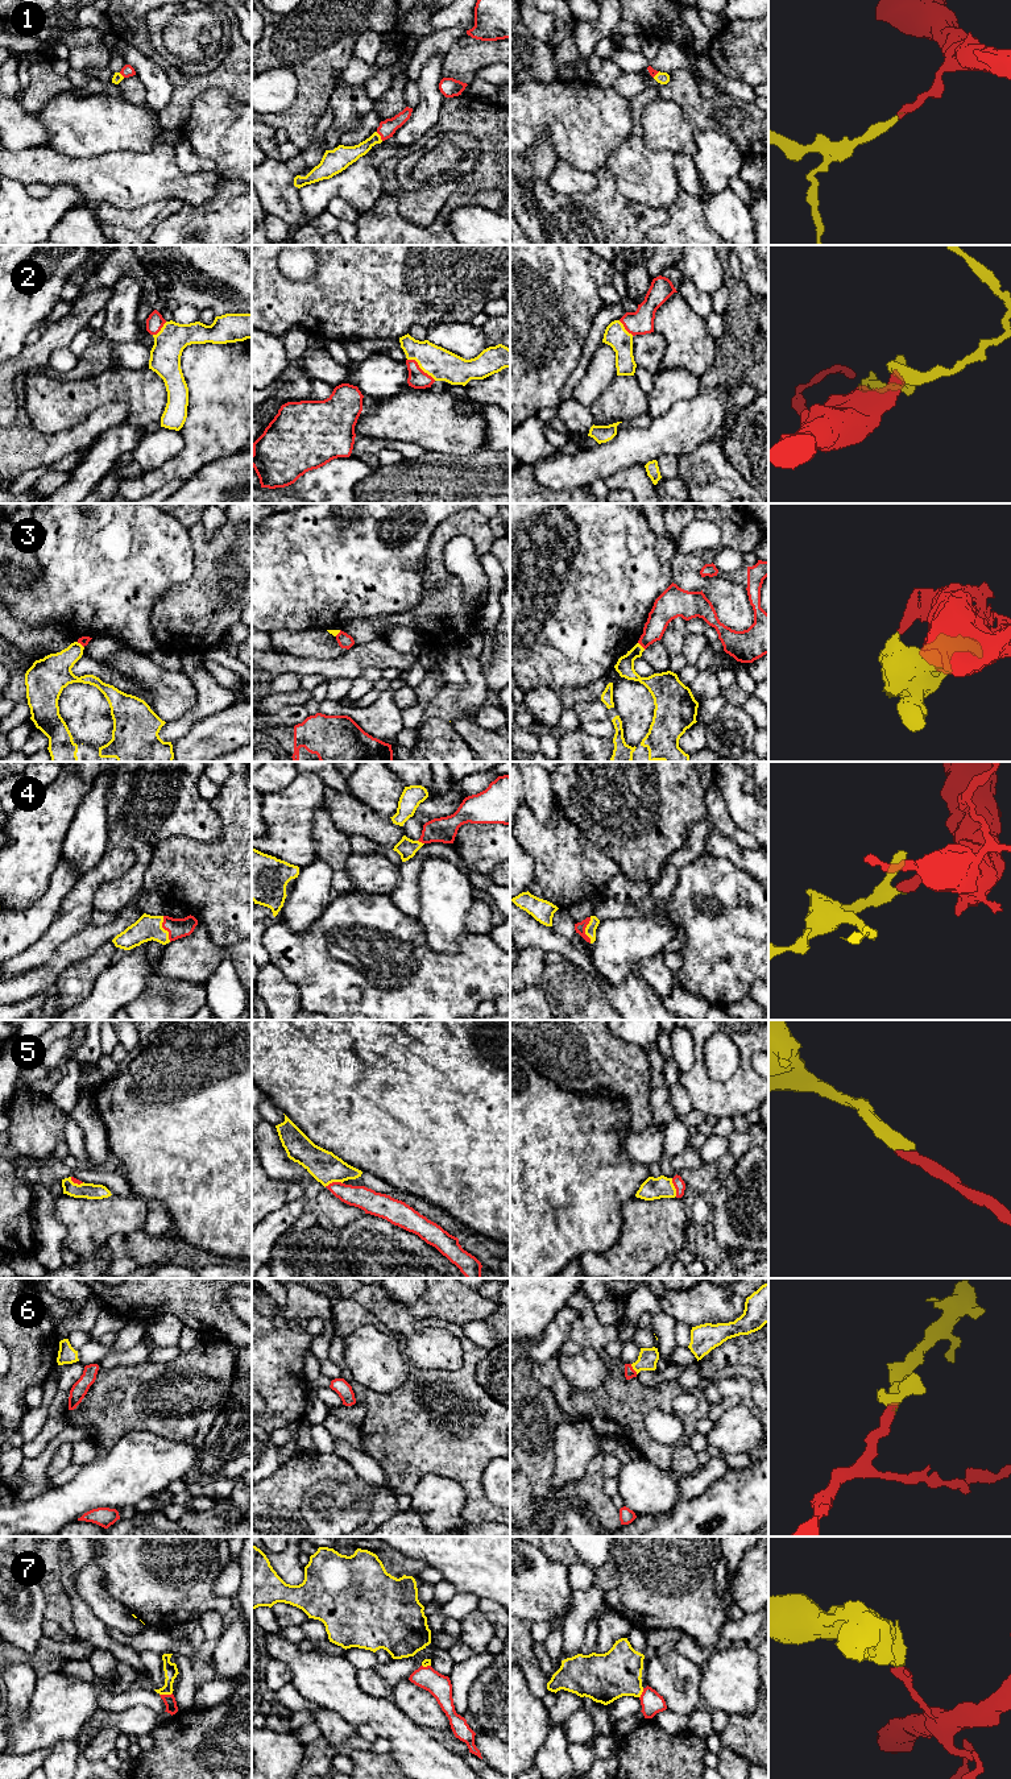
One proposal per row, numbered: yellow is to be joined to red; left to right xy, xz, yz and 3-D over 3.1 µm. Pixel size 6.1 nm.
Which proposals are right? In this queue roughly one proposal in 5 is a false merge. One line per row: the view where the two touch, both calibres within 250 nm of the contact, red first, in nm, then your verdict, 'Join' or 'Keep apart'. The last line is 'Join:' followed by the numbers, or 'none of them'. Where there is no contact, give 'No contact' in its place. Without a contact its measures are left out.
1: Touches red in xz. Thickness 100 nm (red) against 120 nm. Join
2: Touches red in xz. Thickness 110 nm (red) against 190 nm. Join
3: Touches red in yz. Thickness 150 nm (red) against 130 nm. Keep apart
4: Touches red in xy. Thickness 120 nm (red) against 160 nm. Join
5: Touches red in yz. Thickness 70 nm (red) against 130 nm. Join
6: Touches red in yz. Thickness 60 nm (red) against 120 nm. Join
7: Touches red in xy. Thickness 70 nm (red) against 80 nm. Keep apart
Join: 1, 2, 4, 5, 6

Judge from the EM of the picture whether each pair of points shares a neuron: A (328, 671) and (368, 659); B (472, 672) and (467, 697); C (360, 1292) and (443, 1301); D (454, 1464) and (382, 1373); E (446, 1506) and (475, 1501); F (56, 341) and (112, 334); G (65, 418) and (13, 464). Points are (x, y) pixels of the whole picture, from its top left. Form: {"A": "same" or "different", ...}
{"A": "same", "B": "same", "C": "same", "D": "different", "E": "different", "F": "different", "G": "different"}

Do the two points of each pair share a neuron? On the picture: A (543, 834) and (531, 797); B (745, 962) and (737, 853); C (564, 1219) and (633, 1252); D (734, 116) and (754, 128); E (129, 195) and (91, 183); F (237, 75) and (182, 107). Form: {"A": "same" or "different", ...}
{"A": "different", "B": "different", "C": "different", "D": "different", "E": "same", "F": "same"}

